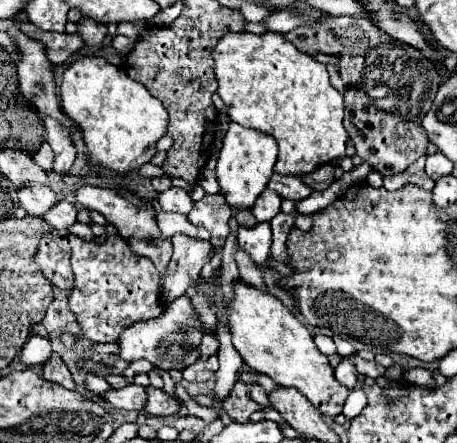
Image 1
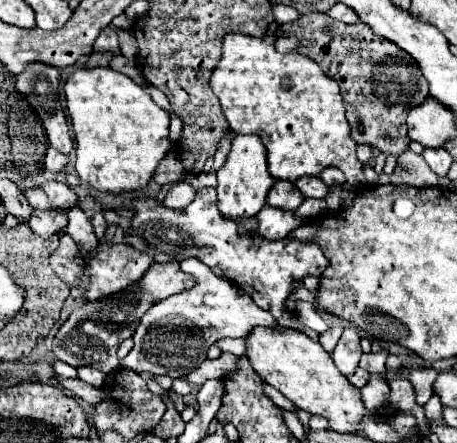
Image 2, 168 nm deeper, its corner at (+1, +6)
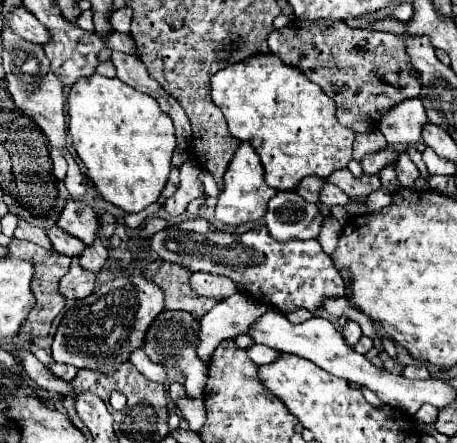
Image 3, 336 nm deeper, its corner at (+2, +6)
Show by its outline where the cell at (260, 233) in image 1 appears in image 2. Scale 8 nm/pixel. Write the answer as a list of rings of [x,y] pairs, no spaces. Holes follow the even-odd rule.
[[[264,207],[262,213],[256,215],[256,219],[258,219],[258,235],[262,235],[268,241],[286,239],[288,233],[294,231],[304,221],[296,217],[292,211],[274,209],[274,207]]]

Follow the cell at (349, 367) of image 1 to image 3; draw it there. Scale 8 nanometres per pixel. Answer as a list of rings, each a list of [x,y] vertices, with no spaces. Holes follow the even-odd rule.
[[[347,321],[345,327],[343,327],[343,337],[345,337],[347,345],[353,347],[359,341],[359,337],[361,337],[361,327],[355,321]]]

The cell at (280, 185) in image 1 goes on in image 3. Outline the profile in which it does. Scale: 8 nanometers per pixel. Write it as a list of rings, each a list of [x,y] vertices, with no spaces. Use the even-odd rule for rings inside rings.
[[[327,183],[325,187],[323,187],[323,193],[321,193],[321,203],[323,205],[341,205],[341,207],[345,207],[347,203],[349,203],[351,199],[349,199],[349,195],[347,193],[343,193],[339,187],[335,187],[335,185],[331,185],[331,183]]]

